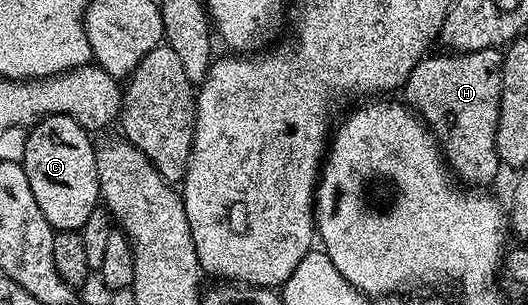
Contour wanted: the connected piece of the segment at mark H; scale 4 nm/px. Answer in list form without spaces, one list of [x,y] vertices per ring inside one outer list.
[[[470,50],[467,52],[440,52],[425,56],[410,72],[402,87],[402,98],[429,127],[437,128],[438,142],[451,173],[461,178],[461,183],[472,188],[483,187],[483,182],[492,182],[496,173],[502,170],[502,163],[496,151],[496,133],[500,115],[500,69],[504,63],[503,53],[494,50]]]

